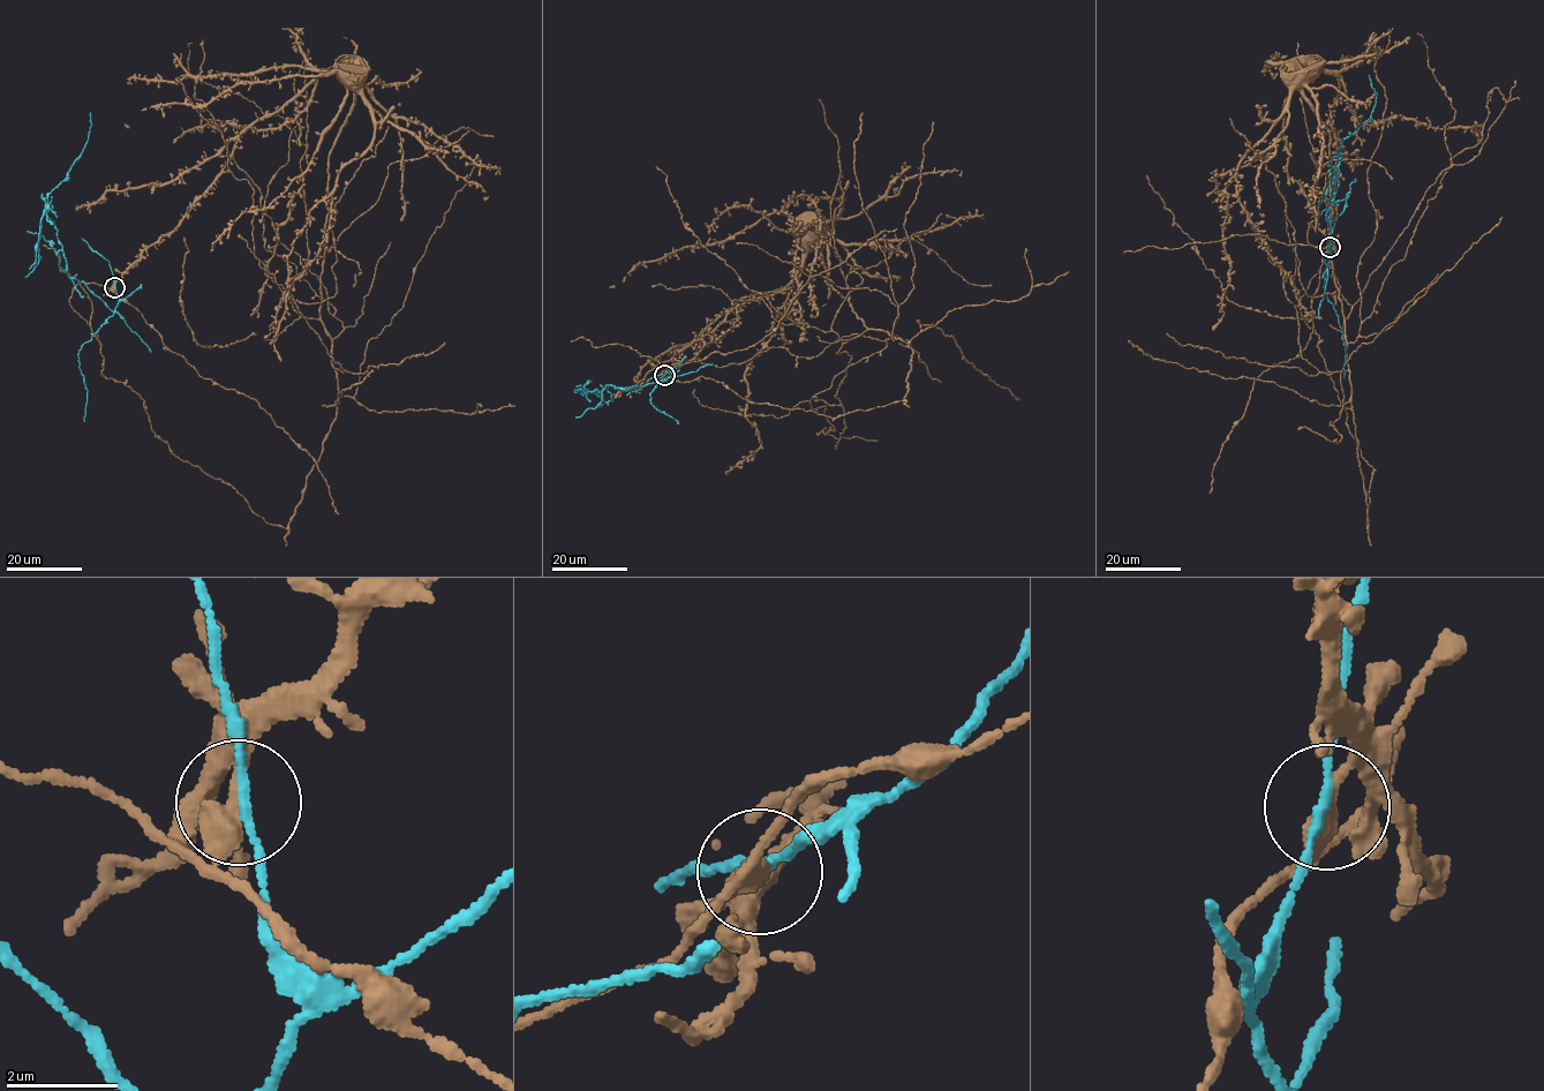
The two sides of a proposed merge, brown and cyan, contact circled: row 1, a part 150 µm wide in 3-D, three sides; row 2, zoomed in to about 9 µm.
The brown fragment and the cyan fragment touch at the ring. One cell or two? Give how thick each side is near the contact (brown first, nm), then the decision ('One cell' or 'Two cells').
Thickness 340 nm (brown) against 140 nm. Two cells

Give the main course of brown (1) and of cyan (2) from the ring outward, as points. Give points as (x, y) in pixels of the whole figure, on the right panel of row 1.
1: (1330, 247), (1340, 83), (1316, 72), (1303, 97), (1330, 137), (1348, 343), (1482, 138), (1488, 92), (1520, 99)
2: (1330, 247), (1340, 144), (1370, 119), (1376, 105), (1369, 75)

